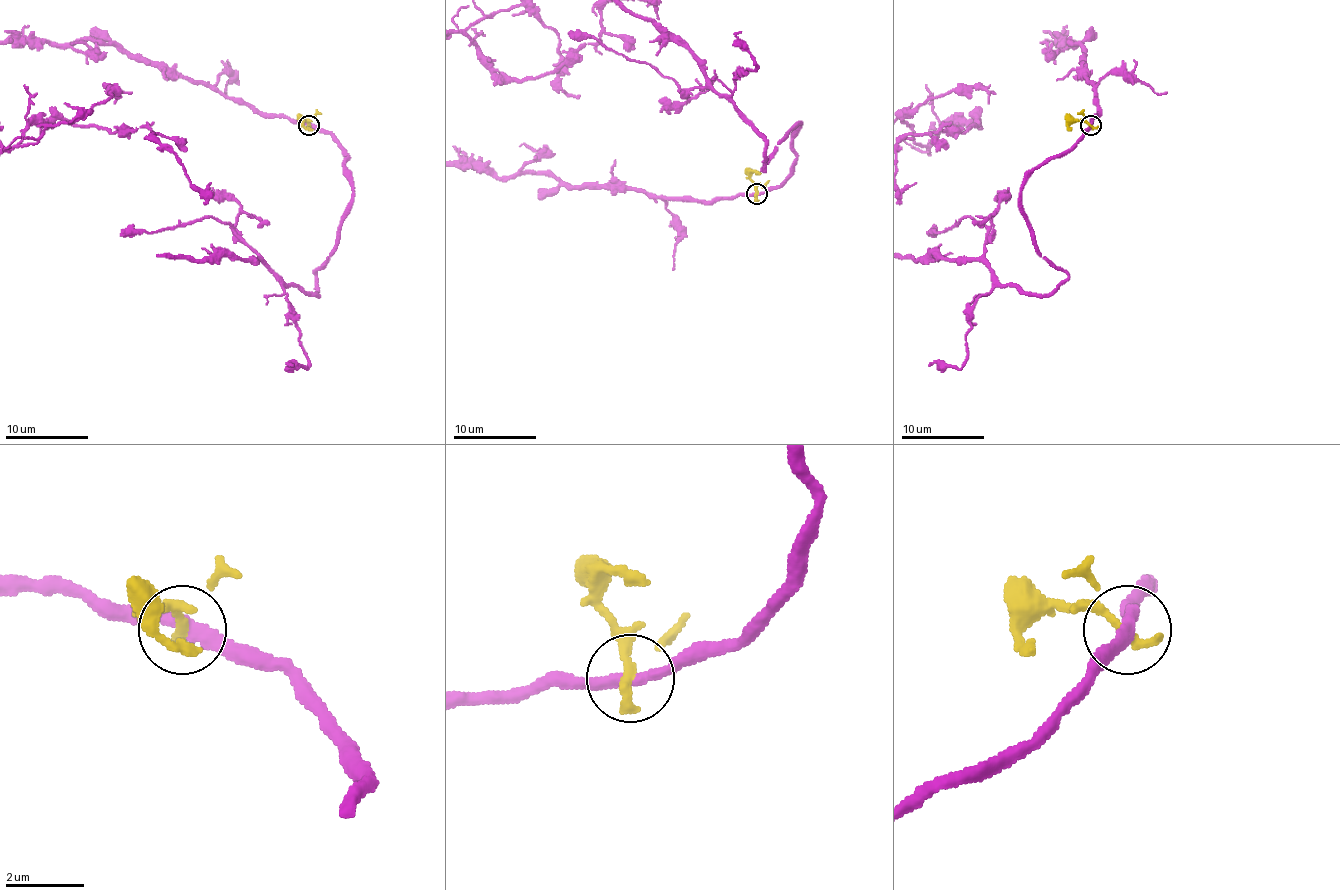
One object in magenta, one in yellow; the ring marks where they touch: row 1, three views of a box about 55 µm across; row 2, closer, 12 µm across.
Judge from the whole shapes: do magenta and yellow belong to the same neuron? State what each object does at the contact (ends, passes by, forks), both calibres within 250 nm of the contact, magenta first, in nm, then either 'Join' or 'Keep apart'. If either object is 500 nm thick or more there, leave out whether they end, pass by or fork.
At the ring magenta passes by. At the ring yellow ends. Thickness 320 nm (magenta) against 320 nm. Keep apart

